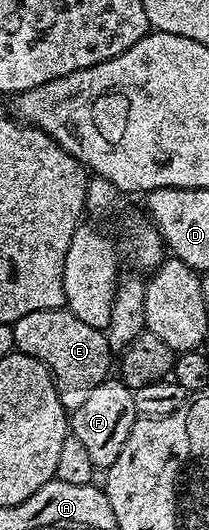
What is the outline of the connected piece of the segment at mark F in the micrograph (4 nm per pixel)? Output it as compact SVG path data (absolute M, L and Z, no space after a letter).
M109 378L94 386L94 391L86 397L86 402L82 402L82 406L71 409L70 435L82 442L83 448L90 453L90 462L94 462L97 468L107 470L114 462L118 462L118 454L122 454L122 446L126 446L126 438L130 438L130 430L137 418L133 389L127 388L118 378Z

